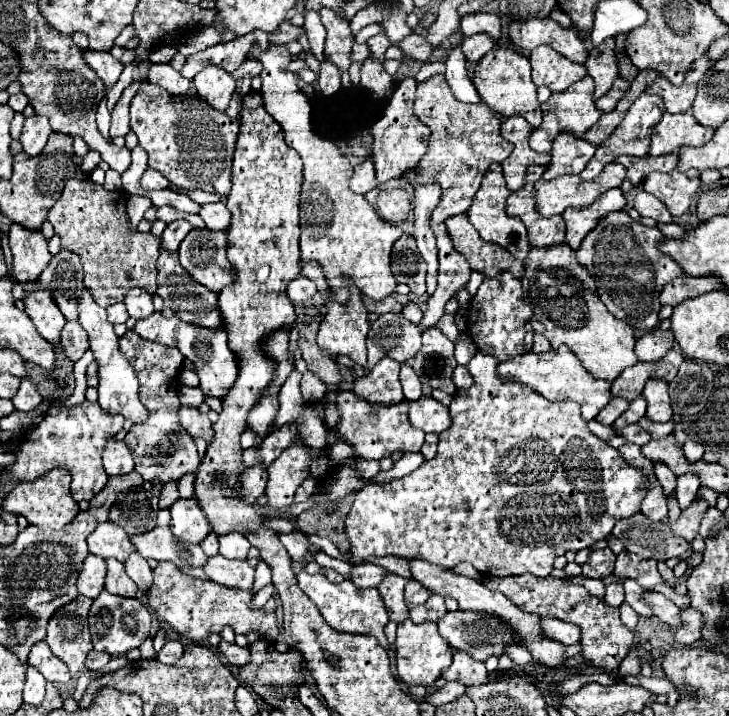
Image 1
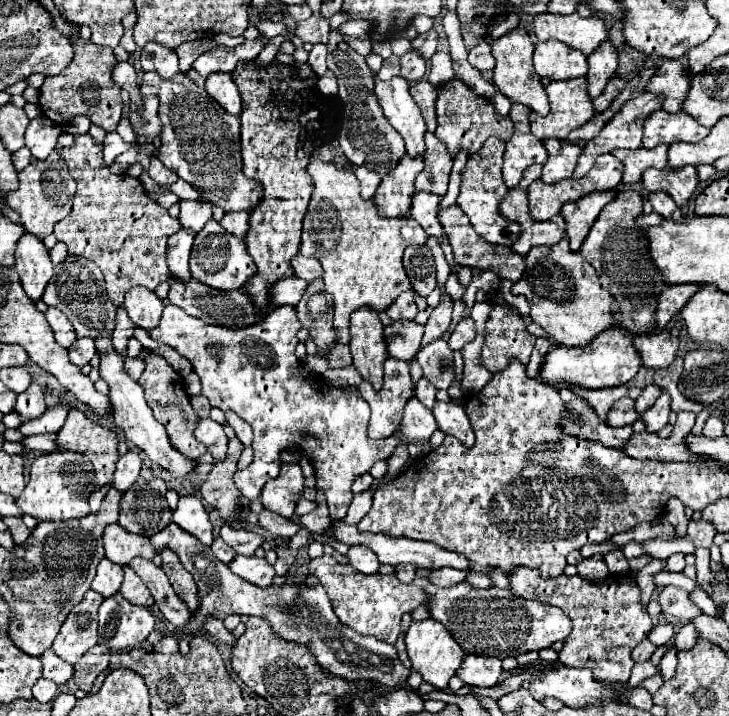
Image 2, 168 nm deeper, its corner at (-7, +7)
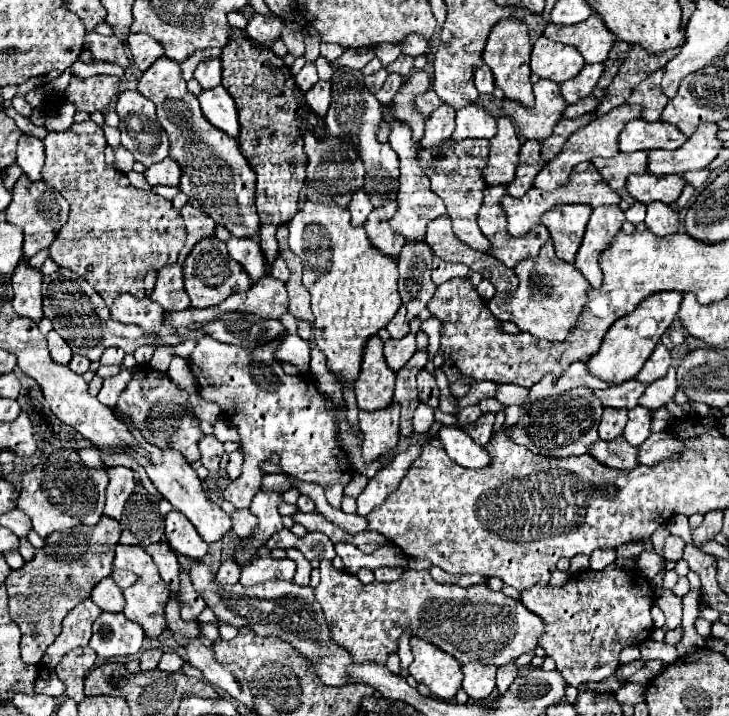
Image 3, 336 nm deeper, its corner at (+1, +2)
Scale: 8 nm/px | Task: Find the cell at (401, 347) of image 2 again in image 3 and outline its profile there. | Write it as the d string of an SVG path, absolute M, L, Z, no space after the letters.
M409 333L409 335L401 337L401 339L389 337L385 341L385 359L387 359L387 365L393 371L399 371L405 365L405 361L411 359L413 351L417 351L417 347L415 347L415 335L413 333Z

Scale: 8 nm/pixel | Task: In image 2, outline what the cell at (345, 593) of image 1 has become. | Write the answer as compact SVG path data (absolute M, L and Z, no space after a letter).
M331 554L311 560L309 568L327 590L335 614L345 626L363 636L375 636L387 644L397 642L401 616L405 612L413 612L417 606L427 606L431 618L443 622L443 626L467 654L495 656L499 660L549 648L553 642L565 640L571 634L571 620L561 608L519 598L511 594L511 590L497 586L481 590L461 582L457 586L439 588L421 576L415 576L411 584L403 584L397 580L397 576L357 574L353 566L341 566Z

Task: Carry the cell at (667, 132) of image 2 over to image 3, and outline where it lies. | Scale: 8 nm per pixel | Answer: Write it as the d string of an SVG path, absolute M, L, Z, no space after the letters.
M633 119L621 131L619 147L623 153L651 151L651 149L679 149L687 137L669 123L647 123L645 119Z

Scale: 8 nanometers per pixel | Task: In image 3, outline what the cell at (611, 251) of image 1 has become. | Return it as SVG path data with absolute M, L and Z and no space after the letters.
M619 205L595 207L587 223L583 243L575 255L575 267L587 277L593 289L599 289L603 283L603 271L599 265L601 253L611 245L615 233L619 233L625 221L625 213Z

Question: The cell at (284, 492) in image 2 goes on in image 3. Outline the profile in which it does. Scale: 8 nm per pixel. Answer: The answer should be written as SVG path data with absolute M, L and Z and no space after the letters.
M261 489L253 497L249 511L259 519L259 527L257 527L255 535L249 537L249 547L245 551L235 549L233 557L237 557L237 563L247 563L247 559L255 557L255 551L263 545L265 539L269 539L269 535L283 529L283 521L281 521L279 509L277 509L281 501L283 501L283 495L279 491L263 491Z

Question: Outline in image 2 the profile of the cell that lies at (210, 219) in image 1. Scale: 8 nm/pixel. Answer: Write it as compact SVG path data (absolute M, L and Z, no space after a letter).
M247 212L225 214L219 224L221 224L229 234L237 236L239 240L245 240L245 234L247 234L247 230L249 230L249 214L247 214Z

